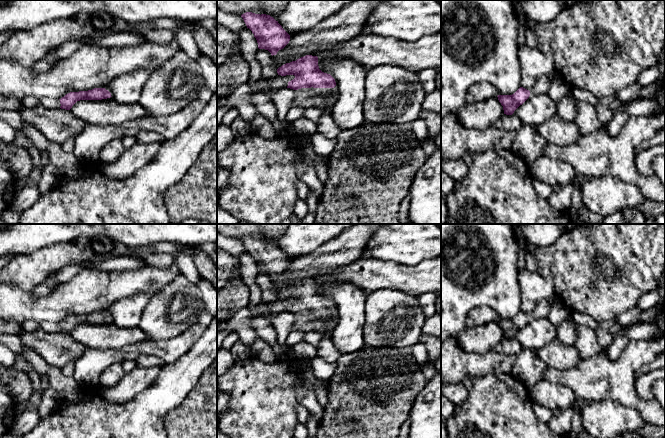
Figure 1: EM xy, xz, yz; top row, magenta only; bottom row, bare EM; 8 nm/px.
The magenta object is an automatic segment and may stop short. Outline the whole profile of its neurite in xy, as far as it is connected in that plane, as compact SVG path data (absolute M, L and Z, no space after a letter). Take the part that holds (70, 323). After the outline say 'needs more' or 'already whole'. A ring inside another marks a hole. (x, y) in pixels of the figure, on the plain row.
M94 312L88 315L70 316L60 324L60 332L70 334L72 330L80 324L102 324L110 322L111 317L105 312Z | already whole

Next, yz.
M543 300L537 304L530 314L520 311L512 319L498 319L497 321L503 330L504 338L512 339L514 335L529 322L530 319L547 318L549 311L550 303L548 300Z | needs more

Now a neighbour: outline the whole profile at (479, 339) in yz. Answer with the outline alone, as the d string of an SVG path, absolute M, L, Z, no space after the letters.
M498 321L475 327L465 327L456 336L458 345L466 352L485 353L491 351L504 339Z

